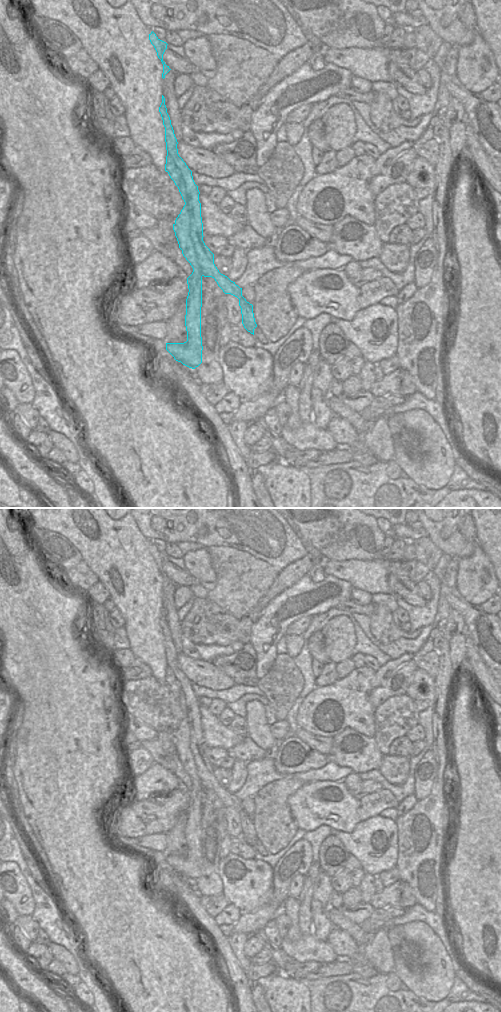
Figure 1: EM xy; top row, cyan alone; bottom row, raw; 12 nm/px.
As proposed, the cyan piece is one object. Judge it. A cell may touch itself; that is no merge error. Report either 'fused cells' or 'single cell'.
fused cells

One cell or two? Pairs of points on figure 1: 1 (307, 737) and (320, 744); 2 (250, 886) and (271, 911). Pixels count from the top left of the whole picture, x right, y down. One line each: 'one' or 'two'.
1: one
2: two

